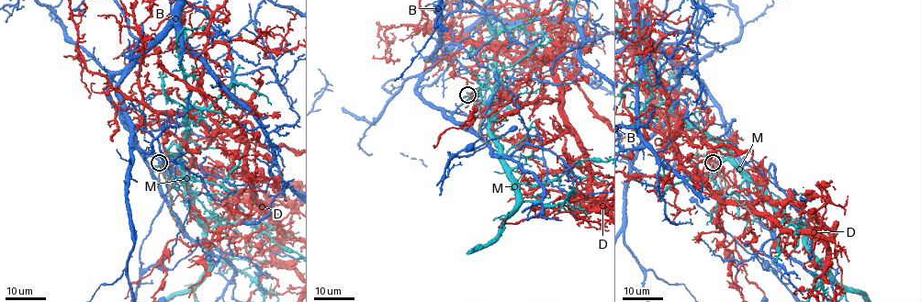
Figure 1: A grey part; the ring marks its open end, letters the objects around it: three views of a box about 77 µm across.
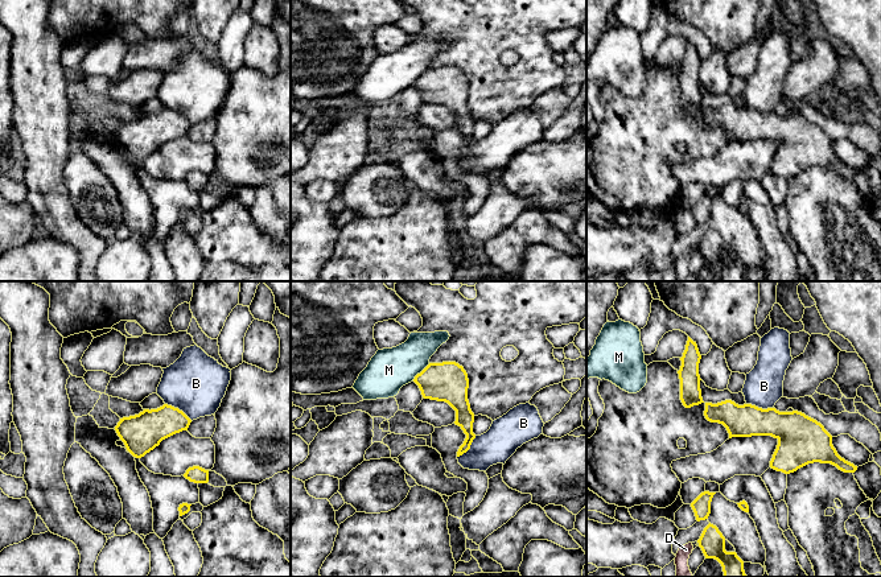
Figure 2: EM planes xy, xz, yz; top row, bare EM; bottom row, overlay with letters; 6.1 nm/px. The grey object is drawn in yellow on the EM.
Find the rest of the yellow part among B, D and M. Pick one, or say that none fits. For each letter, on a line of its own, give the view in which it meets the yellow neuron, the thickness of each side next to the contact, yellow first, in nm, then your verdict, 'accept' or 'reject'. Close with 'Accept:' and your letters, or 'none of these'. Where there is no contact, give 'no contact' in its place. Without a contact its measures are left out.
B: meets yellow in yz; 220 nm thick on the yellow side, 240 nm on the other; reject
D: no contact; reject
M: meets yellow in xz; 240 nm thick on the yellow side, 260 nm on the other; reject
Accept: none of these

